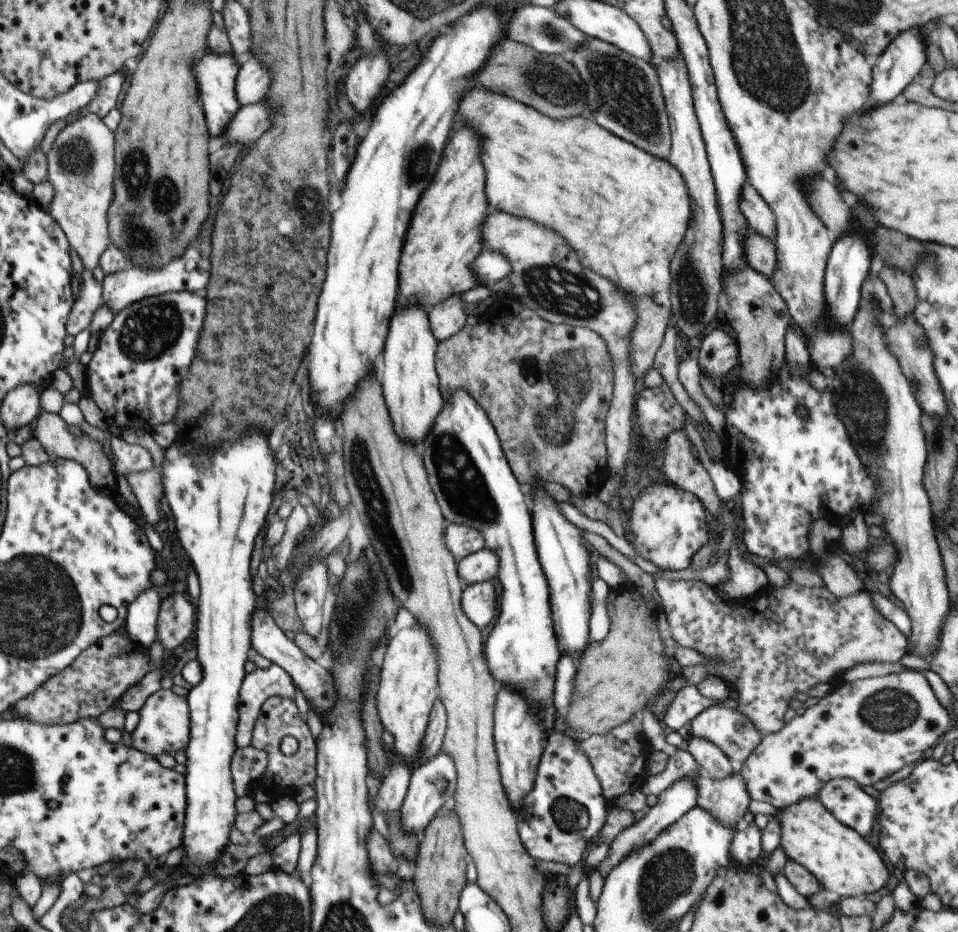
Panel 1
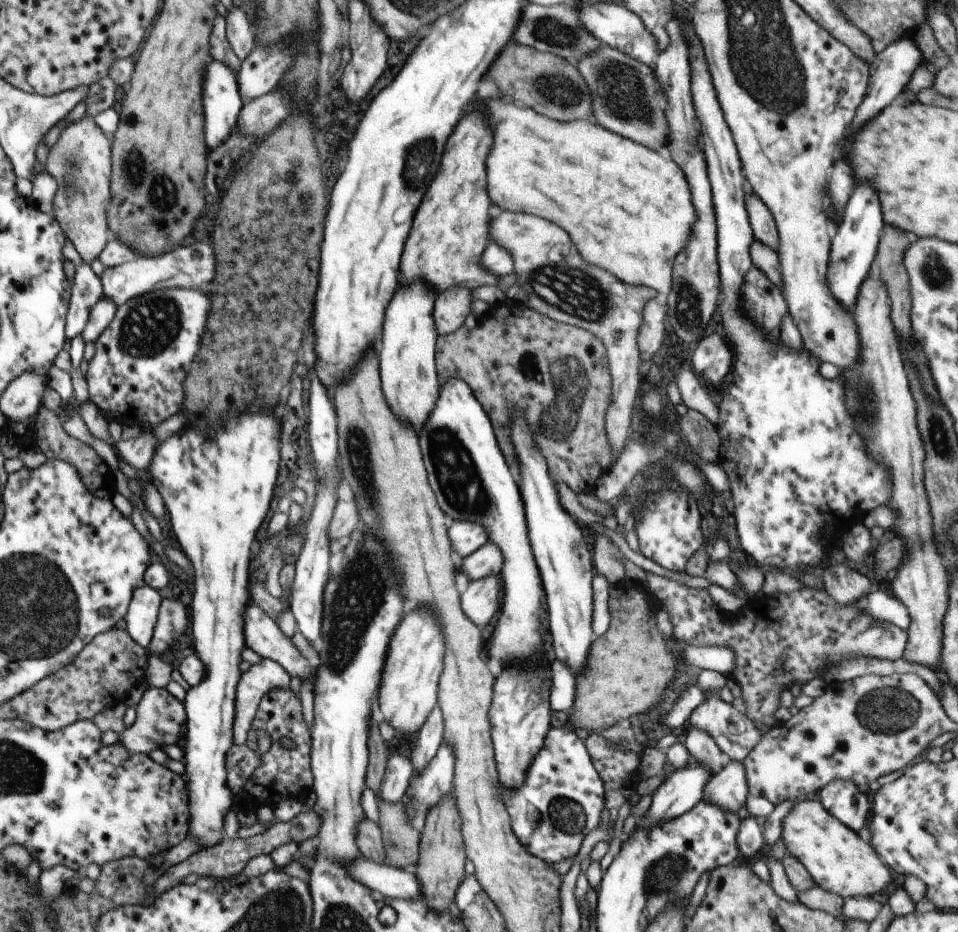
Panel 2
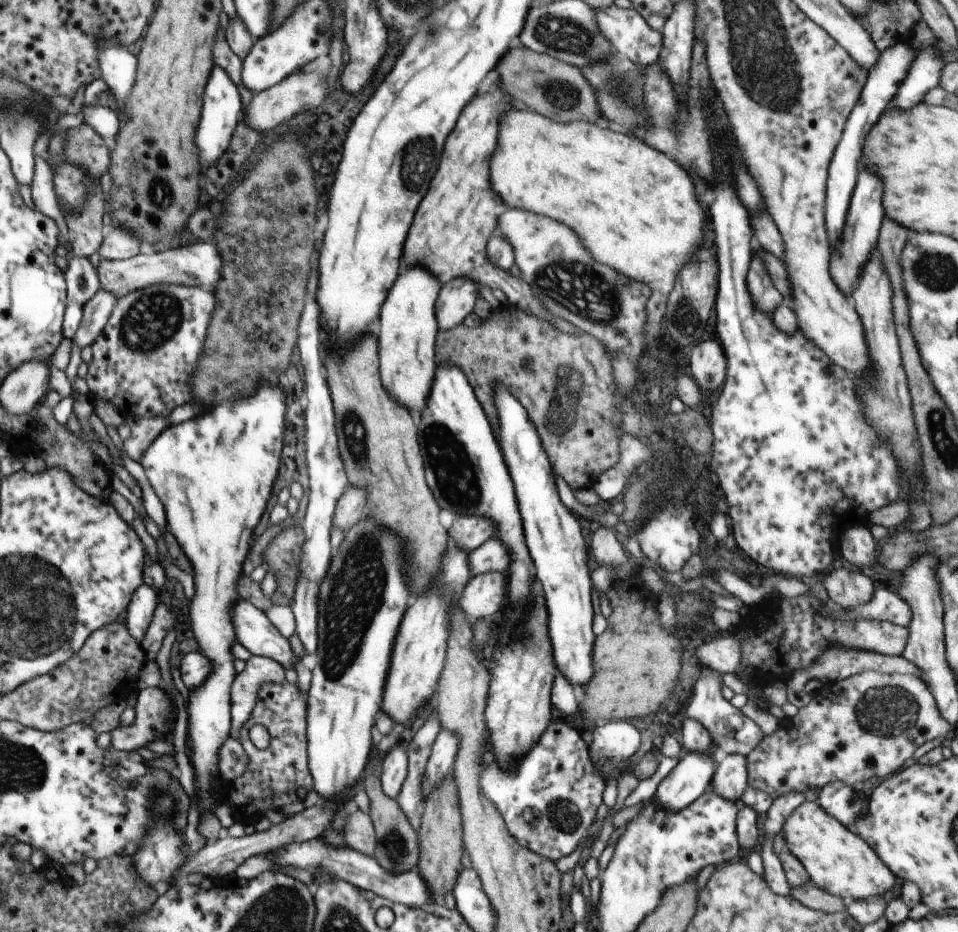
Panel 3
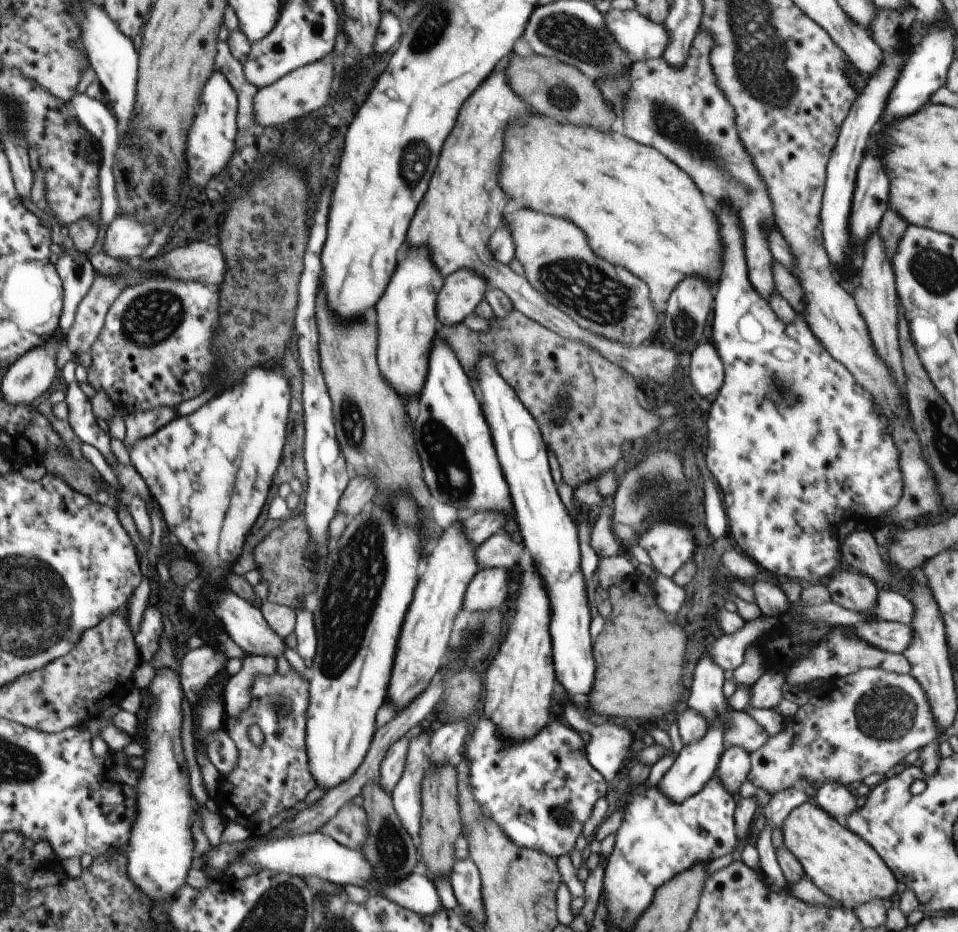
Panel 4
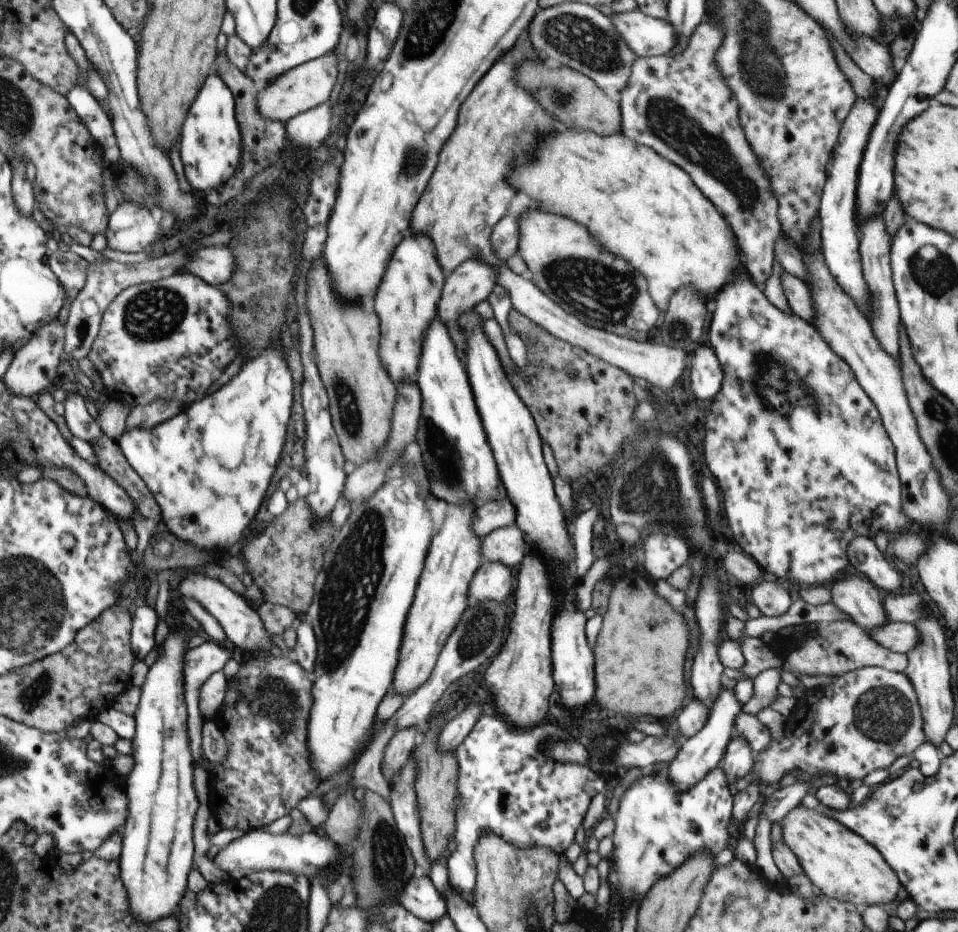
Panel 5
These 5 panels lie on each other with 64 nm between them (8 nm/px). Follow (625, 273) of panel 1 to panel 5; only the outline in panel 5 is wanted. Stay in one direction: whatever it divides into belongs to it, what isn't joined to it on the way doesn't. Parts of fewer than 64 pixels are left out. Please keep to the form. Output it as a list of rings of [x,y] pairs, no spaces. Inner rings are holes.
[[[561,127],[562,134],[555,131],[550,138],[544,139],[536,152],[536,160],[526,168],[512,172],[510,184],[516,192],[525,192],[539,210],[567,217],[590,228],[592,236],[596,236],[612,254],[644,272],[650,297],[660,311],[667,312],[672,294],[686,286],[712,304],[714,298],[733,282],[741,265],[745,268],[735,235],[712,202],[704,197],[684,170],[652,148],[626,139],[622,133],[602,137],[591,131],[566,130]]]

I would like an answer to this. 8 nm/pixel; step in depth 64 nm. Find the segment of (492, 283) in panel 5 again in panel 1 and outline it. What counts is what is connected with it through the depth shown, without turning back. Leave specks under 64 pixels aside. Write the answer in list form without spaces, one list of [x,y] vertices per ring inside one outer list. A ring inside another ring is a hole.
[[[458,293],[430,308],[428,312],[431,330],[437,341],[452,337],[467,325],[464,302]]]

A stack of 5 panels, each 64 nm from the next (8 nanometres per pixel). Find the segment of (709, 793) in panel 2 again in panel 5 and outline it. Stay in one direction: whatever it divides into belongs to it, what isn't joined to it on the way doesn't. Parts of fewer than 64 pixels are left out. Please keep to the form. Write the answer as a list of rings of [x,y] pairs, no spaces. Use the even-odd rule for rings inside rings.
[[[734,736],[726,748],[722,770],[727,777],[728,783],[736,782],[740,778],[745,778],[754,767],[754,751],[749,743],[742,736]]]

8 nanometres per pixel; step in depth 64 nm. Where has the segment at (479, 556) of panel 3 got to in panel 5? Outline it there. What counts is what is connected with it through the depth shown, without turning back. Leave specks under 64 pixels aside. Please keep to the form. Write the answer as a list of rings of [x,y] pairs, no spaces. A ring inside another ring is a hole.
[[[515,524],[491,531],[488,536],[481,540],[481,554],[485,560],[500,562],[510,568],[523,562],[527,552],[528,545],[525,542],[524,534]]]

